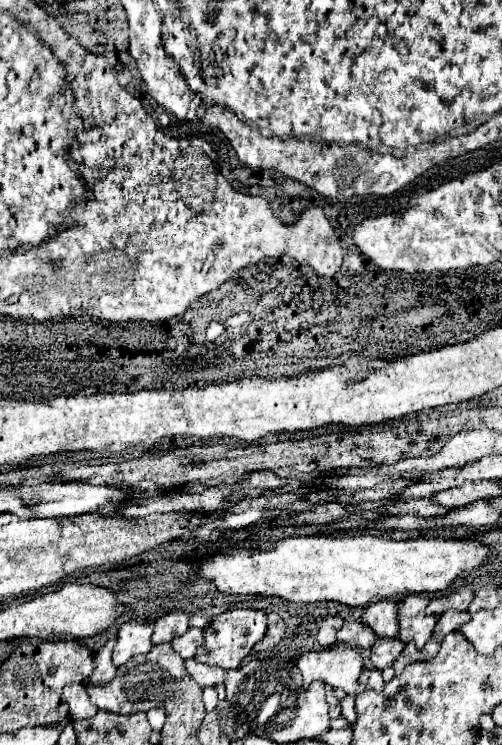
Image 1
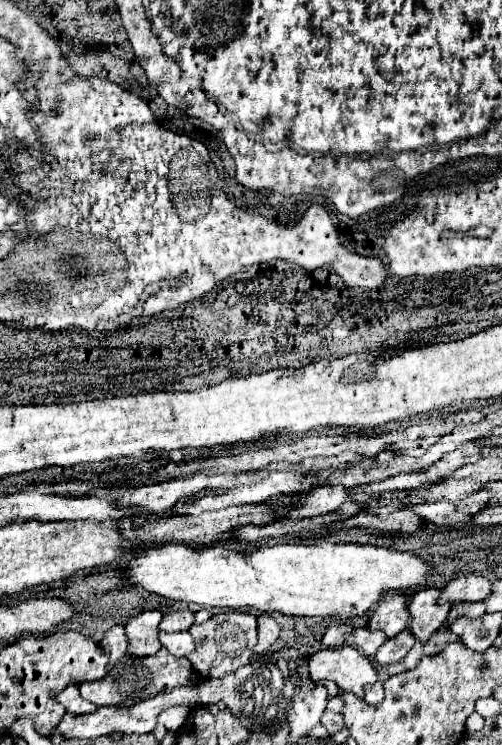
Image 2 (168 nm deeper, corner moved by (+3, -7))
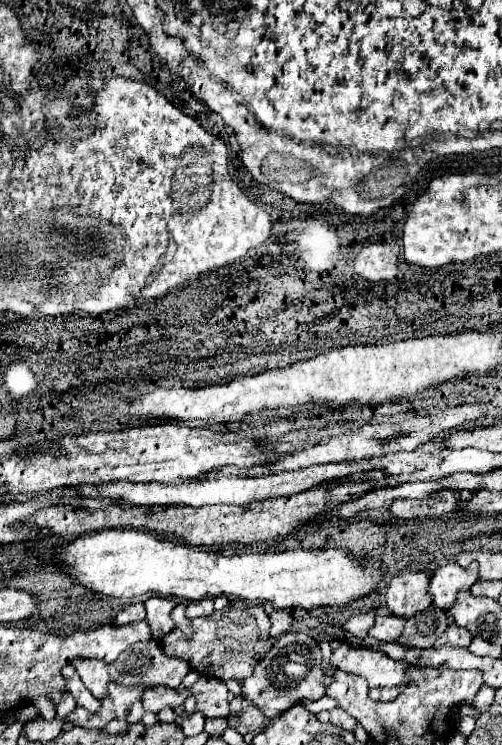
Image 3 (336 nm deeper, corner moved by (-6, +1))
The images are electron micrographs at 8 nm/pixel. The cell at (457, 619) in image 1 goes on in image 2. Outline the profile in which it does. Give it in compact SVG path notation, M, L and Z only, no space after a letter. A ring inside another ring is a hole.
M459 603L459 605L453 605L451 611L449 611L449 617L445 621L445 627L449 627L455 619L459 617L467 617L467 619L477 619L485 613L485 605L483 603Z

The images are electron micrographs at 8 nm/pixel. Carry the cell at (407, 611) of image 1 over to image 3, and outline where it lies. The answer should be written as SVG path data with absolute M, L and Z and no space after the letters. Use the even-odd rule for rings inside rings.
M456 561L442 565L432 581L430 581L430 595L434 605L440 609L450 609L458 591L468 591L474 581L478 581L478 563L470 563L470 567L460 567Z

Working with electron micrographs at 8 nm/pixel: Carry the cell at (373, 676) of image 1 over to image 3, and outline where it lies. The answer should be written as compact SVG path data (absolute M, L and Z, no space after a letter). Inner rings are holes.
M380 687L380 689L370 689L370 697L378 701L390 701L398 695L398 687Z

